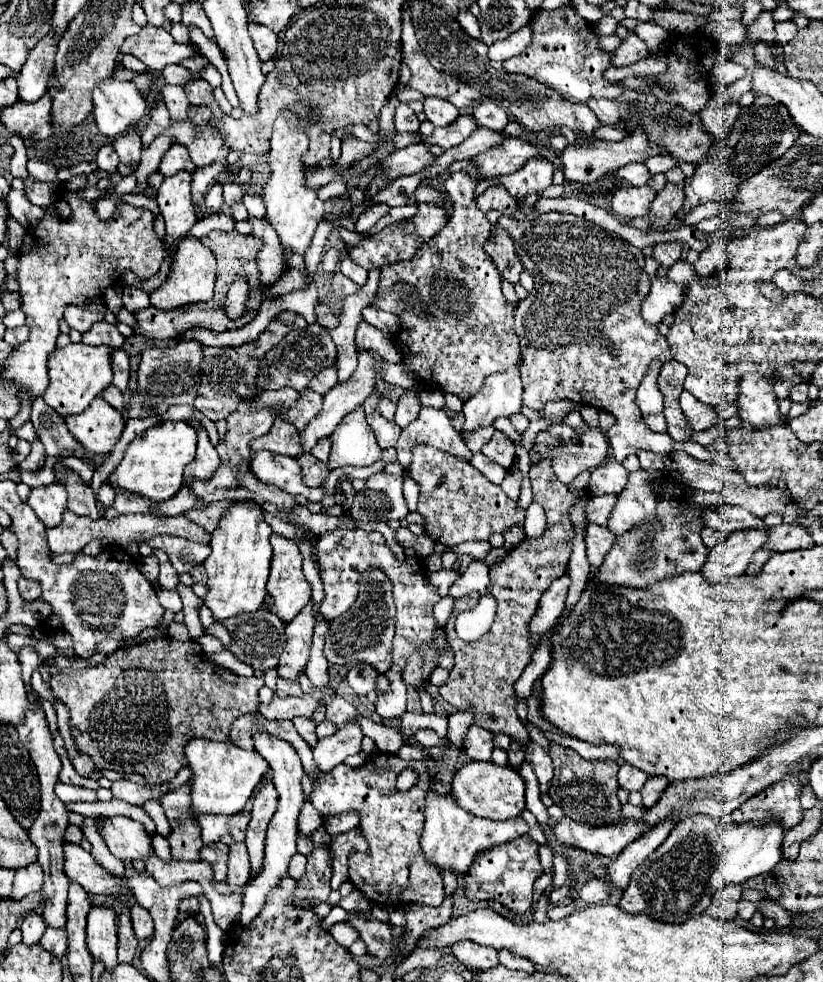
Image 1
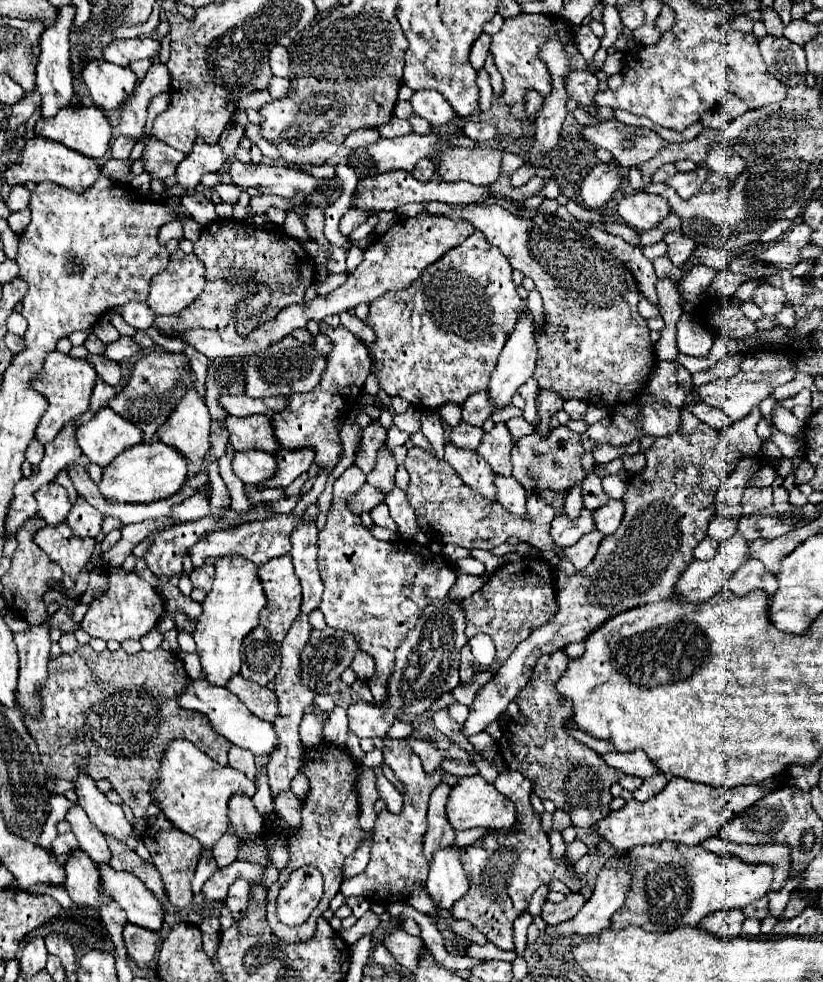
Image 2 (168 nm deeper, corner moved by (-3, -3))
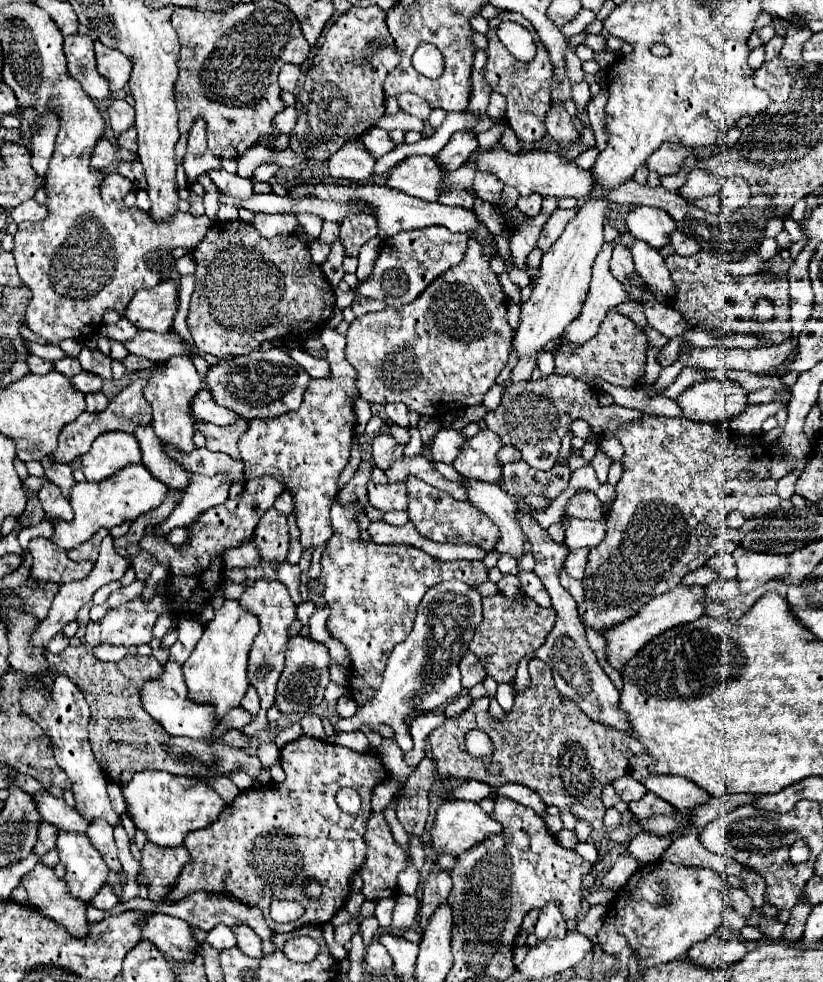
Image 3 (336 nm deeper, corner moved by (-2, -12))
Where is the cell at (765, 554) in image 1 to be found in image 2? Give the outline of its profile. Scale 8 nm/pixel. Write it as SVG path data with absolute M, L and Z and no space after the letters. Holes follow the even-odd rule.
M748 559L742 567L738 567L732 577L726 581L724 589L734 593L736 597L744 597L746 593L754 589L764 589L766 593L774 595L778 587L778 579L774 573L770 573L760 561Z

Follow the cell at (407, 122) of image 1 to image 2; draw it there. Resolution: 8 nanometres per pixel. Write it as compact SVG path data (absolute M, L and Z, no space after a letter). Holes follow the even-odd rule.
M392 117L390 119L390 123L386 123L386 125L382 125L382 127L378 127L378 131L380 131L380 135L382 137L402 137L402 135L408 135L410 131L412 131L412 127L410 127L410 123L408 121L404 121L404 119L398 119L398 117Z

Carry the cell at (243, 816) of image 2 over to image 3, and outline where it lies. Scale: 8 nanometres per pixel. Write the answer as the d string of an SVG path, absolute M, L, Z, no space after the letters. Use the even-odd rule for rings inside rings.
M215 776L215 778L209 778L207 782L219 792L219 796L221 796L225 802L233 802L233 800L241 794L241 790L239 790L227 776Z

